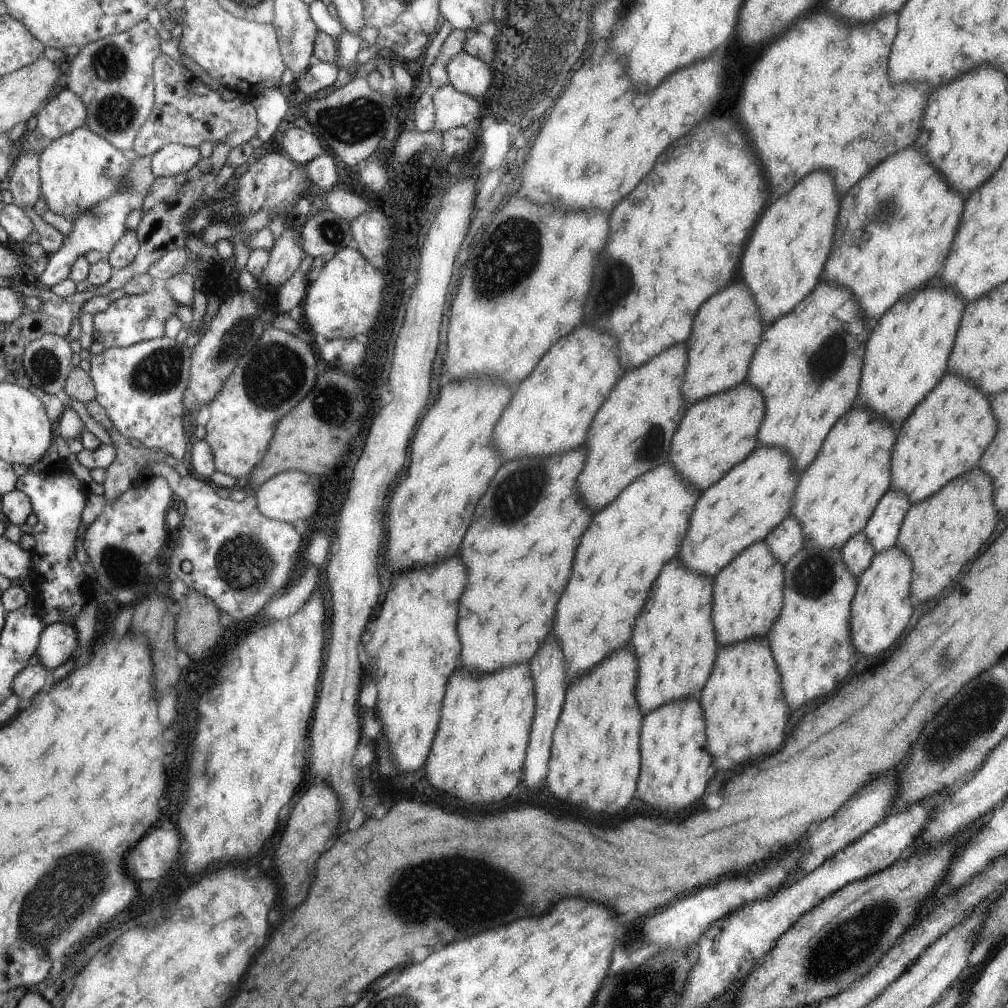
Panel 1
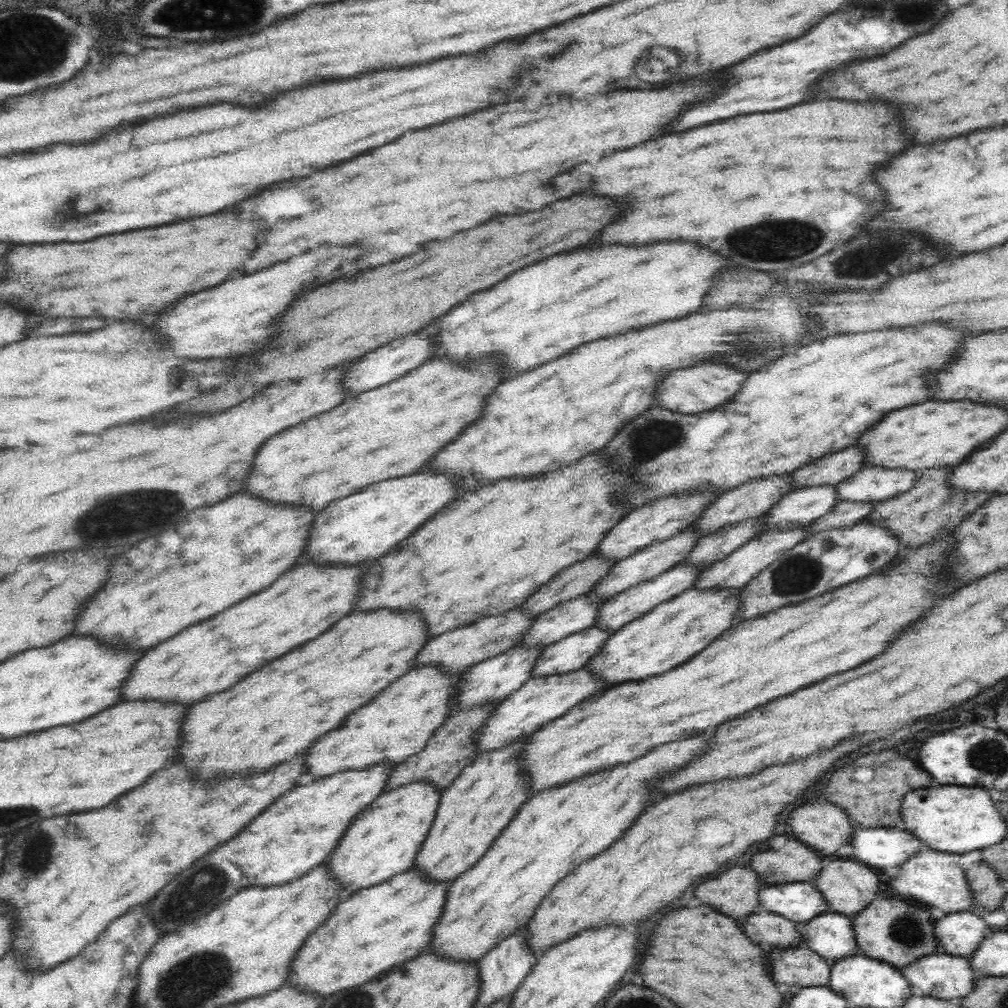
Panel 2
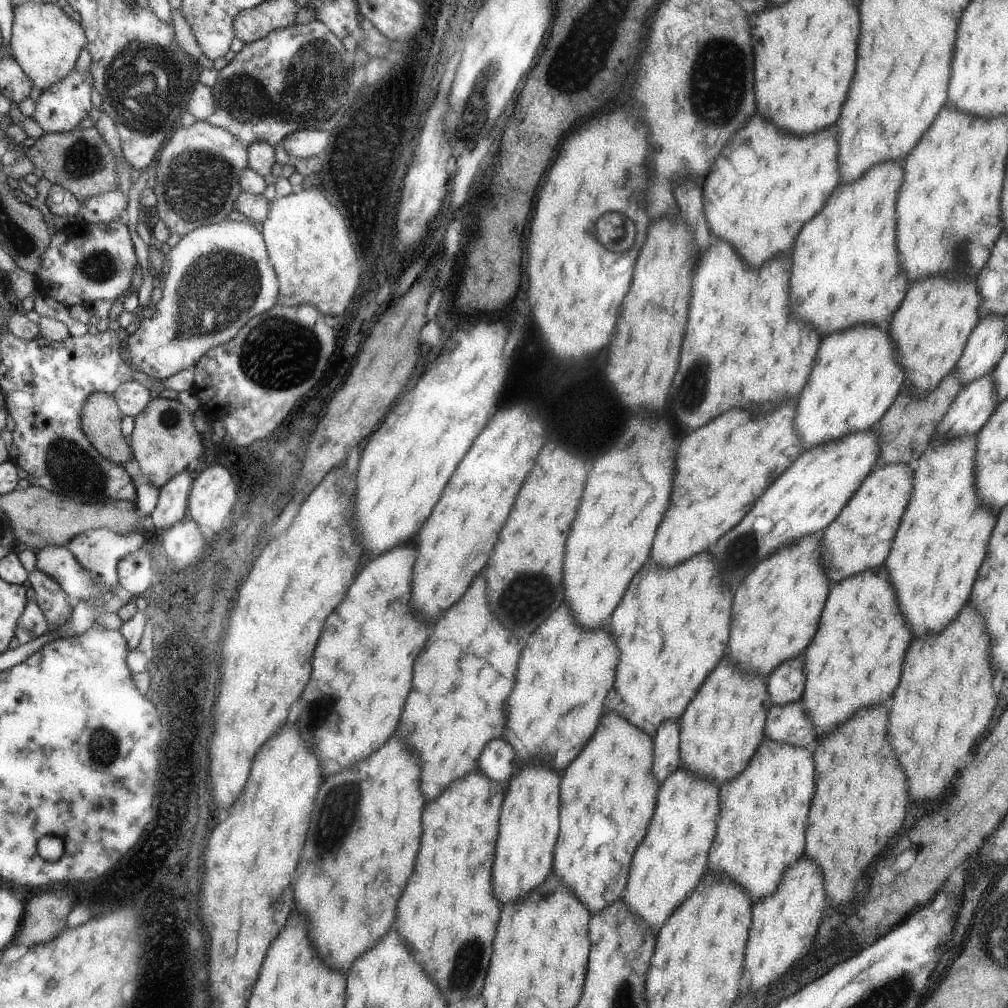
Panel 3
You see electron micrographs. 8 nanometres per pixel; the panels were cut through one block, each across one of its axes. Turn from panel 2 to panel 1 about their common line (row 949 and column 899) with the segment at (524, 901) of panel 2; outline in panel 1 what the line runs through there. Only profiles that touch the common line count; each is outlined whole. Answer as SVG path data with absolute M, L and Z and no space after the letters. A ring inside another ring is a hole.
M949 372L945 374L927 394L927 400L923 400L923 404L897 427L897 440L890 460L890 488L907 492L911 504L925 500L951 478L971 470L995 434L990 398L978 387L971 388L961 378L951 376Z

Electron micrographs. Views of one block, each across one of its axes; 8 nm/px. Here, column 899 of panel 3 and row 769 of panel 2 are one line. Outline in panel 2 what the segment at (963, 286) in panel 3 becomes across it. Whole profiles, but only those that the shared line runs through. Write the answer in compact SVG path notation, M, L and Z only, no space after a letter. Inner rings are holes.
M434 664L412 668L390 683L370 702L352 712L339 727L321 736L320 740L316 740L316 744L312 744L312 748L308 748L308 754L303 757L303 768L308 768L304 776L310 776L314 782L321 780L321 777L333 776L334 773L349 772L350 769L368 769L376 764L388 764L394 767L404 762L409 756L414 756L424 750L426 741L450 715L447 704L453 697L455 691L453 686L459 674L460 672L443 672L438 665Z

